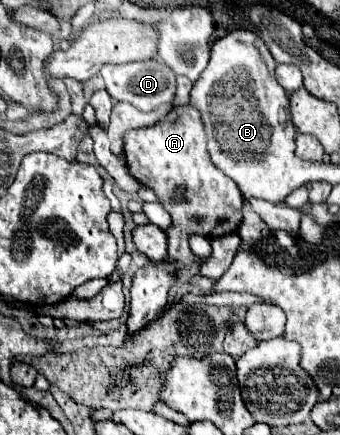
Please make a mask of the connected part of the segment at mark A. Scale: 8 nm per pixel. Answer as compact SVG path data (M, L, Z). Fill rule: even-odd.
M193 105L173 107L163 121L157 121L153 127L131 129L123 137L125 145L125 159L131 175L143 183L145 187L153 189L161 205L171 213L173 227L167 229L169 235L169 261L177 265L189 265L195 255L185 251L185 239L189 233L199 233L205 237L221 237L233 233L241 223L241 209L243 197L239 187L223 175L209 159L207 153L207 137L201 123L201 113ZM179 185L187 187L187 201L181 205L171 203L171 191Z

